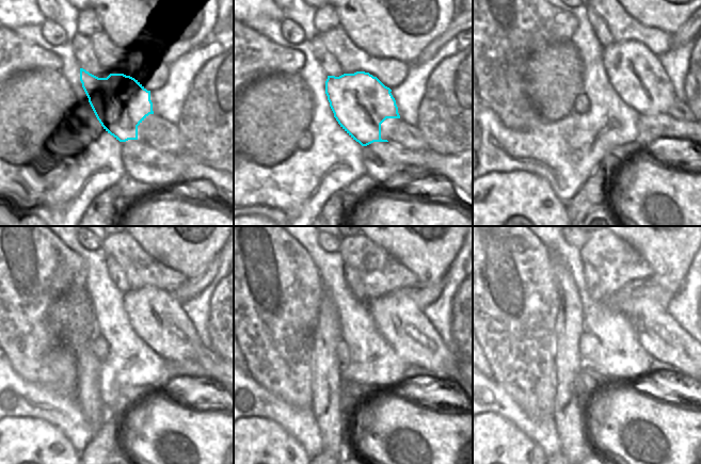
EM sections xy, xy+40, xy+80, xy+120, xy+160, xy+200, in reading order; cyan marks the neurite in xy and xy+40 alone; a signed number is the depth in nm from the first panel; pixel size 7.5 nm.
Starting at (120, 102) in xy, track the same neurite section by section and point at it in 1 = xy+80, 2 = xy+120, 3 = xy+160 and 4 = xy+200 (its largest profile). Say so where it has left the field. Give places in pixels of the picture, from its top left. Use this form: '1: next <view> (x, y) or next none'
1: next xy+80 (638, 84)
2: next xy+120 (154, 315)
3: next xy+160 (400, 320)
4: next xy+200 (658, 333)

